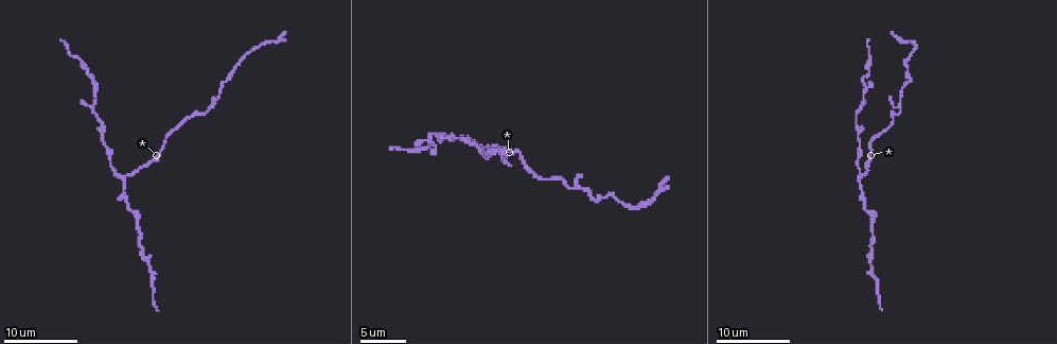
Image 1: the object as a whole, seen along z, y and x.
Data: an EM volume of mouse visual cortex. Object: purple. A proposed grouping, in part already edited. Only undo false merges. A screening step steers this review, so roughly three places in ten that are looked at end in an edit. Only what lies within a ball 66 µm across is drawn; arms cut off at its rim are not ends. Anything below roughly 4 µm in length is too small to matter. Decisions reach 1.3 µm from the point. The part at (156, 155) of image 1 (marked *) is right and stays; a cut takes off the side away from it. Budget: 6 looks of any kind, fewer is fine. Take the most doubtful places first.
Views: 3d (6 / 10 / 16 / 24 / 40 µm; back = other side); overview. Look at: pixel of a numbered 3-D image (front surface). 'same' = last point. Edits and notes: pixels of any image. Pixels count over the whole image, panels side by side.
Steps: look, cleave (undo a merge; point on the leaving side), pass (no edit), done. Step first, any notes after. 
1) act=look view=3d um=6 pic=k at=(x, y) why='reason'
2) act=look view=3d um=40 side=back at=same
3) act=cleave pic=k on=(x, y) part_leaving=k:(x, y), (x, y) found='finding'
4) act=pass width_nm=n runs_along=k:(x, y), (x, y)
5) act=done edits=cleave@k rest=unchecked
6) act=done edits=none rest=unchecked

act=look view=3d um=6 pic=1 at=(207, 110) why='three-way junction'

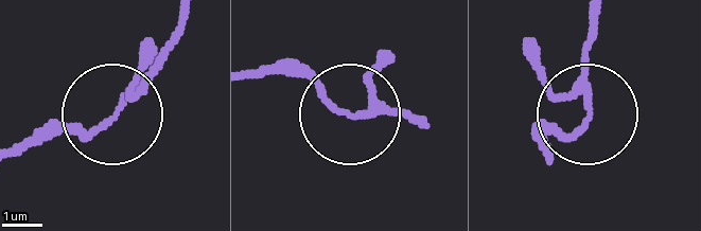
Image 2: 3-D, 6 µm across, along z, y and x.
act=look view=3d um=6 side=back pic=2 at=(587, 120)

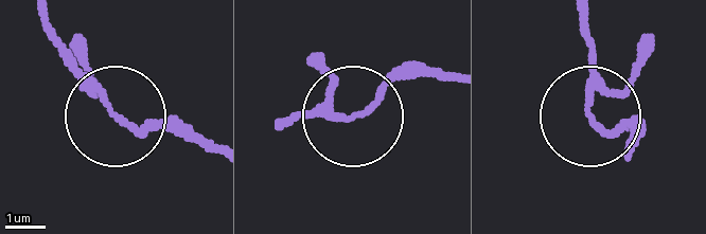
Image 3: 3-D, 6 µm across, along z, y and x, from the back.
act=pass width_nm=120 found='continuous, no second neuron'

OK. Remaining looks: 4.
act=look view=3d um=10 pic=1 at=(121, 179)

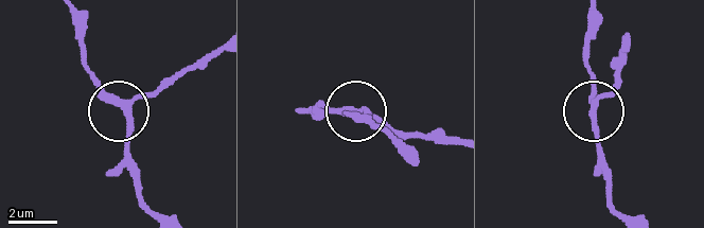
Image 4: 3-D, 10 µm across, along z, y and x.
act=pass width_nm=270 runs_along=4:(626, 37), (617, 77), (594, 116), (603, 169) found='all the same neuron'

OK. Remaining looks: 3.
act=look view=3d um=10 pic=1 at=(148, 264) why='three arms meet'

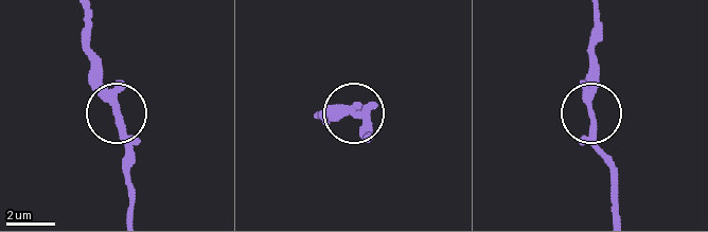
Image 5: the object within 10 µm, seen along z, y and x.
act=pass width_nm=250 runs_along=5:(597, 15), (591, 130), (609, 173), (609, 189) found='all the same neuron'

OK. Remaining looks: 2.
act=done edits=none rest=unchecked

